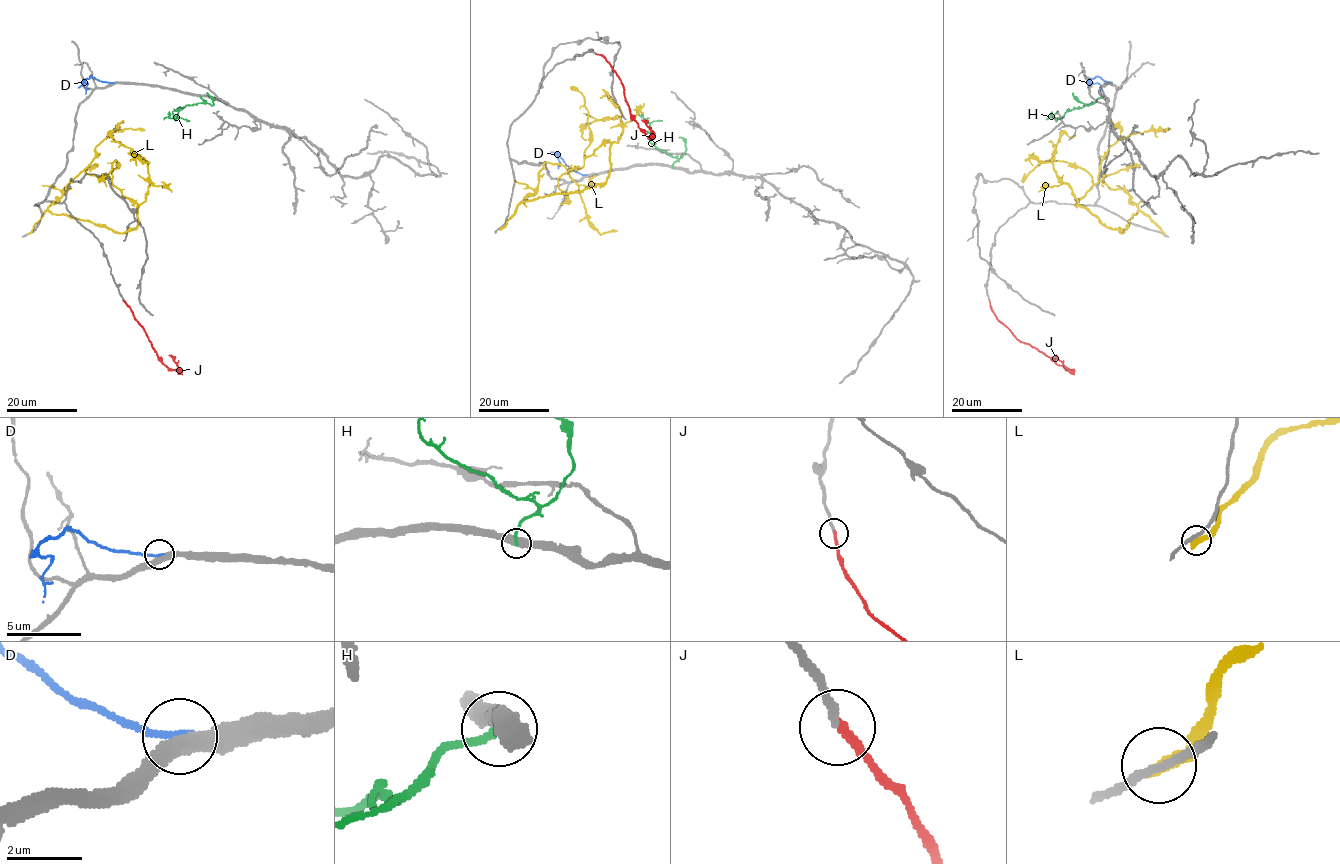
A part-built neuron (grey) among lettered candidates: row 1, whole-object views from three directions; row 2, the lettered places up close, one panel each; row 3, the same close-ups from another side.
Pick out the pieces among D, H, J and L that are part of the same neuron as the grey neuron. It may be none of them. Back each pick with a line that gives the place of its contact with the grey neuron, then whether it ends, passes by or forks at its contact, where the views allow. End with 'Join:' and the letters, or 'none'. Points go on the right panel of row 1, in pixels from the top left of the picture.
D: meets grey at (1110, 82); it ends there
J: meets grey at (989, 301); it ends there
Join: D, J

